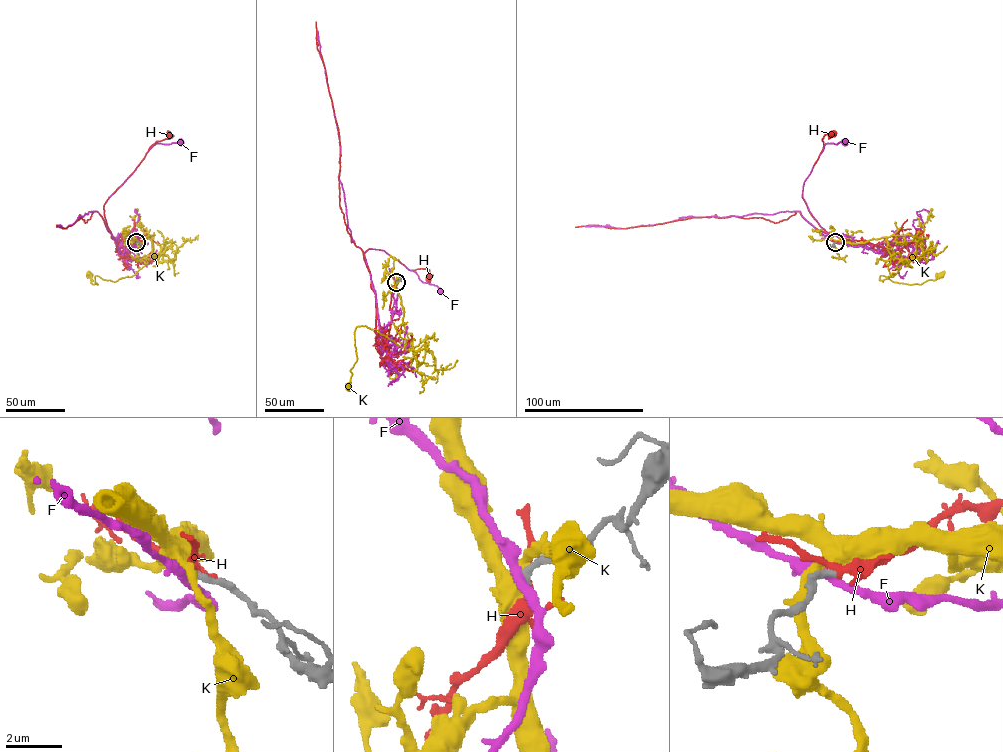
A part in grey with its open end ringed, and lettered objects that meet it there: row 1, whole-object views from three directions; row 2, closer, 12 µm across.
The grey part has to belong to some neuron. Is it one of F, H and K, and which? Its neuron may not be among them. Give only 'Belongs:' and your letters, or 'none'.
Belongs: H

